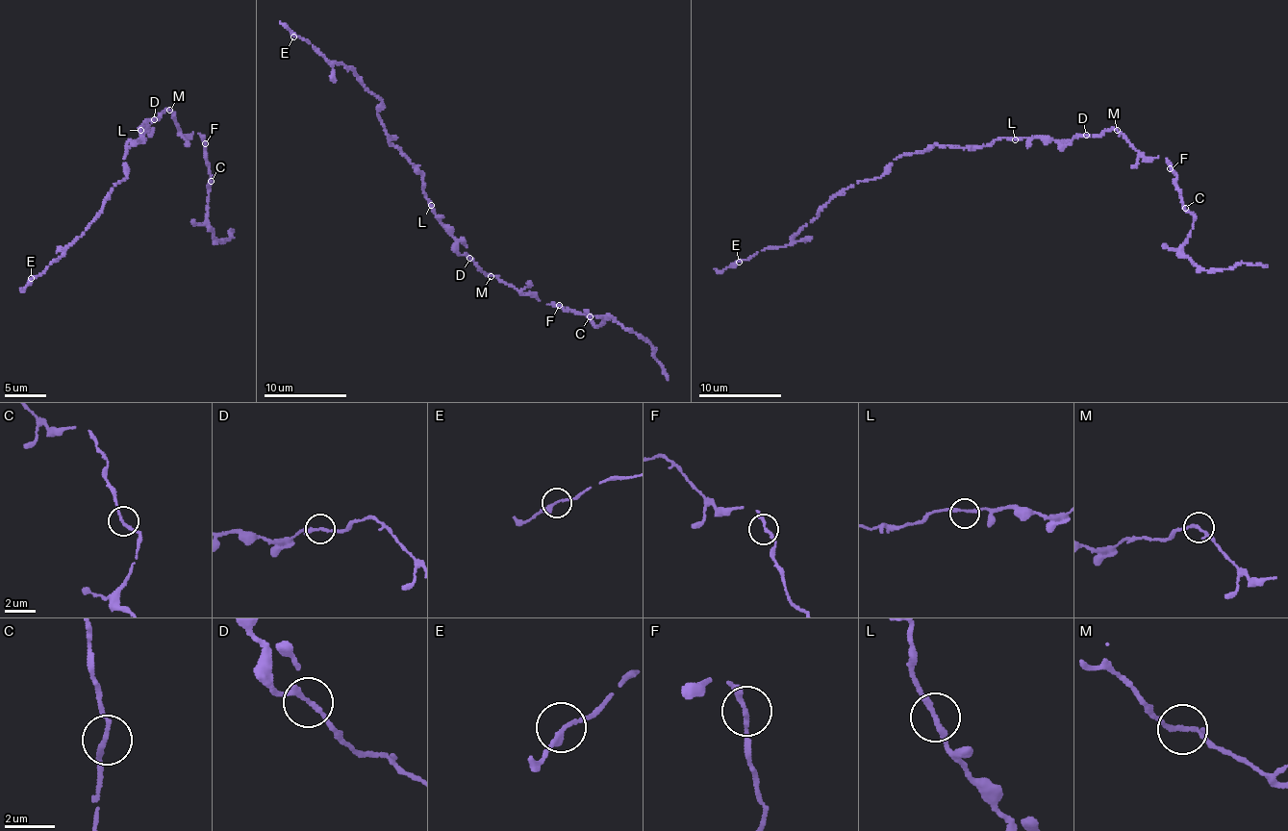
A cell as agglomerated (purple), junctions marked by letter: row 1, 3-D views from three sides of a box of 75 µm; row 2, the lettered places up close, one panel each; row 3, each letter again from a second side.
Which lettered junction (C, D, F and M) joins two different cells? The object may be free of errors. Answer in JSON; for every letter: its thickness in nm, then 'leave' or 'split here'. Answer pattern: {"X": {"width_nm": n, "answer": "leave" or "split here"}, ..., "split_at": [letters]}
{"C": {"width_nm": 180, "answer": "leave"}, "D": {"width_nm": 200, "answer": "leave"}, "F": {"width_nm": 200, "answer": "leave"}, "M": {"width_nm": 180, "answer": "leave"}, "split_at": []}

